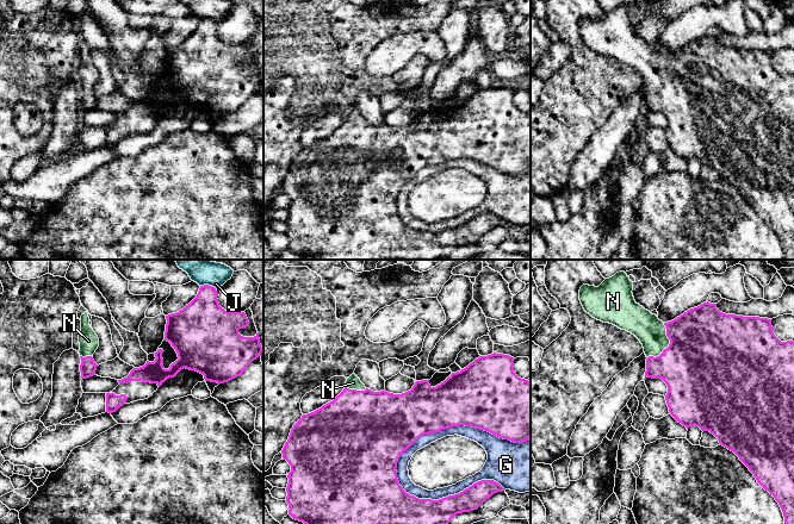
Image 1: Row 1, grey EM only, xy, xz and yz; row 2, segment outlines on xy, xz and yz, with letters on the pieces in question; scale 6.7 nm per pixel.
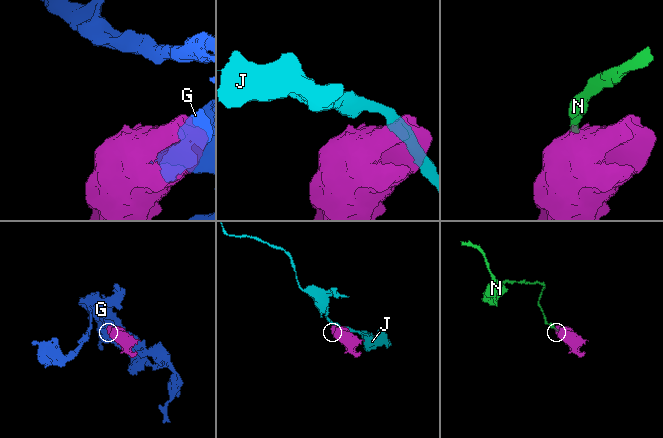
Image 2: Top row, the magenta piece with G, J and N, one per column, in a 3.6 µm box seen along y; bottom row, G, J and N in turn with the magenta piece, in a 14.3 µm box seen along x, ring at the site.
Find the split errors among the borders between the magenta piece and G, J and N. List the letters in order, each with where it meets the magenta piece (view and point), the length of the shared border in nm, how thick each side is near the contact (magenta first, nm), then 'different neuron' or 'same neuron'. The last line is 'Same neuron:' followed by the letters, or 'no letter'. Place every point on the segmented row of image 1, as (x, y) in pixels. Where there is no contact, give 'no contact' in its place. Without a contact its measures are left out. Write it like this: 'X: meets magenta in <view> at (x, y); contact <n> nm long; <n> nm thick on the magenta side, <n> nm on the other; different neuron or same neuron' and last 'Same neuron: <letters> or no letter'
G: meets magenta in xz at (453, 425); contact 950 nm long; 400 nm thick on the magenta side, 110 nm on the other; different neuron
J: meets magenta in xy at (208, 285); contact 110 nm long; 300 nm thick on the magenta side, 180 nm on the other; different neuron
N: meets magenta in yz at (669, 344); contact 260 nm long; 500 nm thick on the magenta side, 200 nm on the other; same neuron
Same neuron: N

